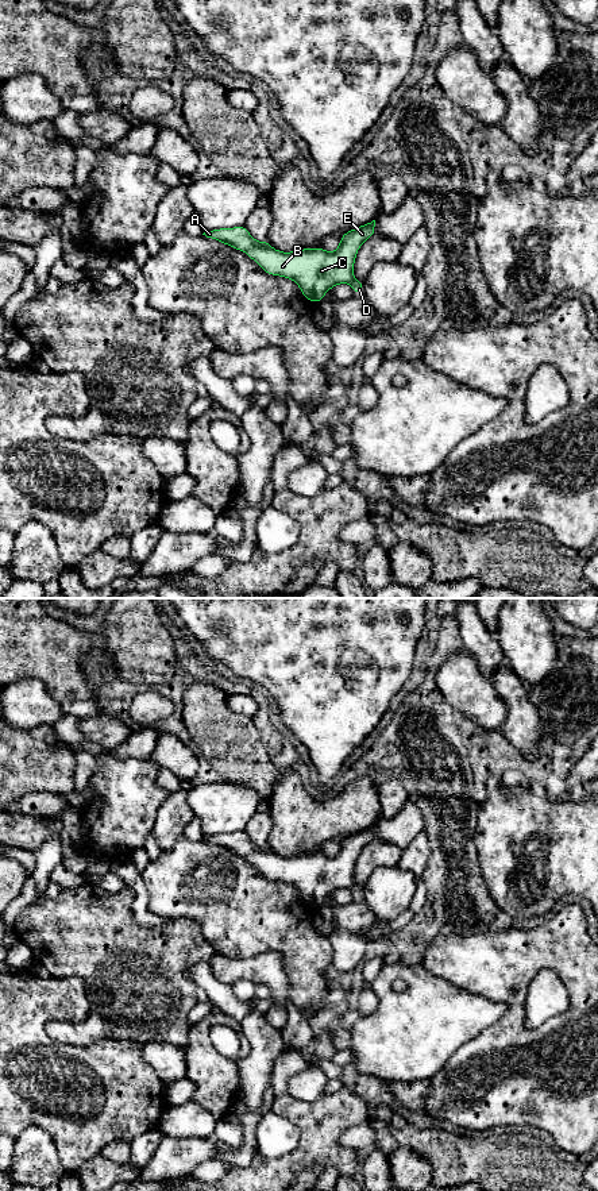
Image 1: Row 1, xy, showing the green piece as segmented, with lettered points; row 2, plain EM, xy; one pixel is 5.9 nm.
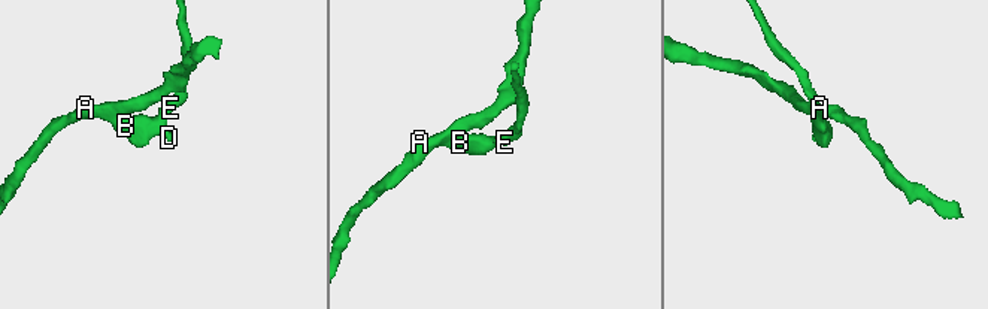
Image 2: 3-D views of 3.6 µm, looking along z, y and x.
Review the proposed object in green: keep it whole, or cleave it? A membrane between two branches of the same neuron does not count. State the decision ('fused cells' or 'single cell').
fused cells

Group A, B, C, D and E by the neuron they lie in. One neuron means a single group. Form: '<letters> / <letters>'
A / B C D E

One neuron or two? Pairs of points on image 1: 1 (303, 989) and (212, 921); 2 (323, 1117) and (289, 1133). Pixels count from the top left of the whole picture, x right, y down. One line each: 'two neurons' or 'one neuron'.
1: one neuron
2: two neurons

